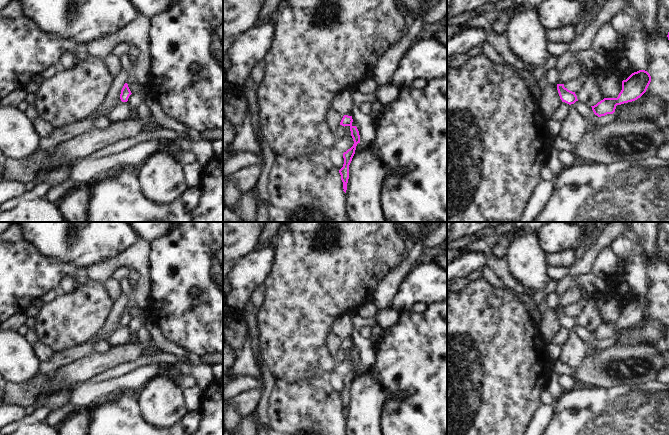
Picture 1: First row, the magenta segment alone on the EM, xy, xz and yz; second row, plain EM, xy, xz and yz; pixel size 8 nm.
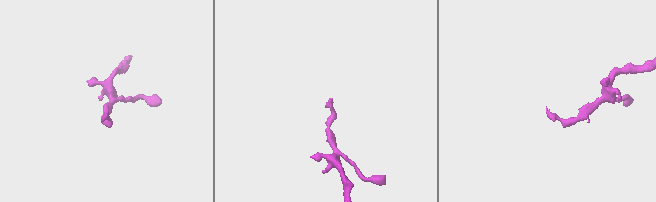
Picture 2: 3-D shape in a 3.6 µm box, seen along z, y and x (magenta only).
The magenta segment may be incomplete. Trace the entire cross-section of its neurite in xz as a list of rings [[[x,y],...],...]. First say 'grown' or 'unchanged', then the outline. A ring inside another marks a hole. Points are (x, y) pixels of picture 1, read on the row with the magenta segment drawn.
unchanged; [[[344,115],[340,125],[342,126],[349,126],[350,131],[351,131],[351,136],[353,138],[354,144],[353,146],[348,149],[346,152],[343,153],[343,158],[344,158],[344,164],[343,167],[339,170],[339,173],[341,175],[341,180],[343,182],[343,191],[346,193],[347,190],[347,183],[349,179],[349,165],[352,161],[352,158],[355,154],[356,146],[358,143],[360,143],[360,135],[359,131],[356,126],[352,125],[353,119],[352,116]]]

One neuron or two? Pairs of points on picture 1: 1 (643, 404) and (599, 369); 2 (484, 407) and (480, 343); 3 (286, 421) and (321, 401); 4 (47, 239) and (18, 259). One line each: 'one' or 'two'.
1: two
2: one
3: one
4: two

